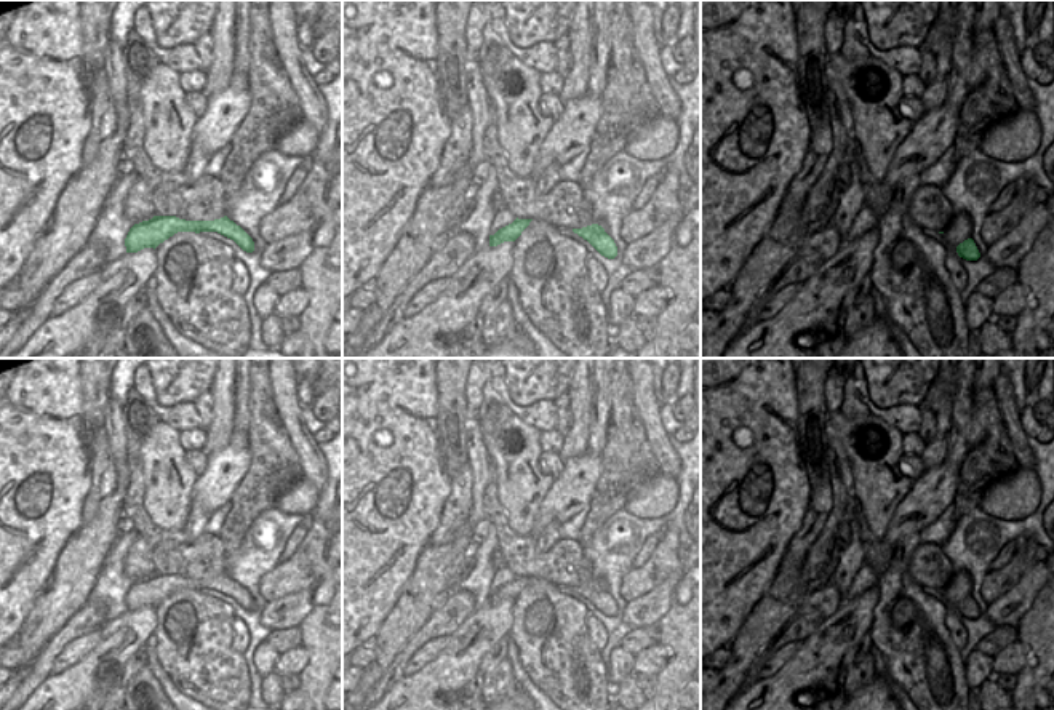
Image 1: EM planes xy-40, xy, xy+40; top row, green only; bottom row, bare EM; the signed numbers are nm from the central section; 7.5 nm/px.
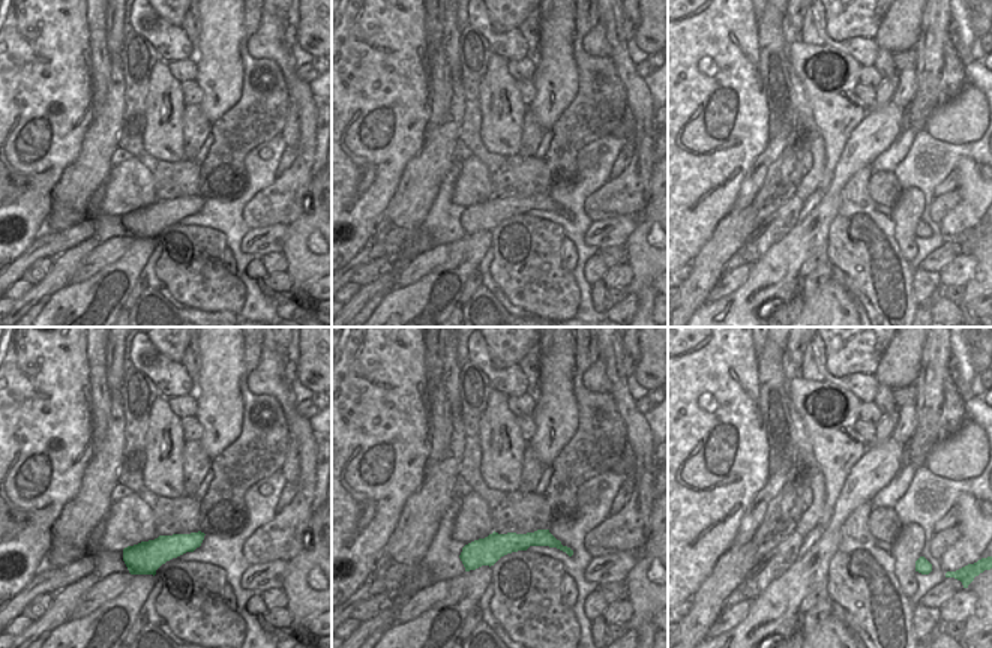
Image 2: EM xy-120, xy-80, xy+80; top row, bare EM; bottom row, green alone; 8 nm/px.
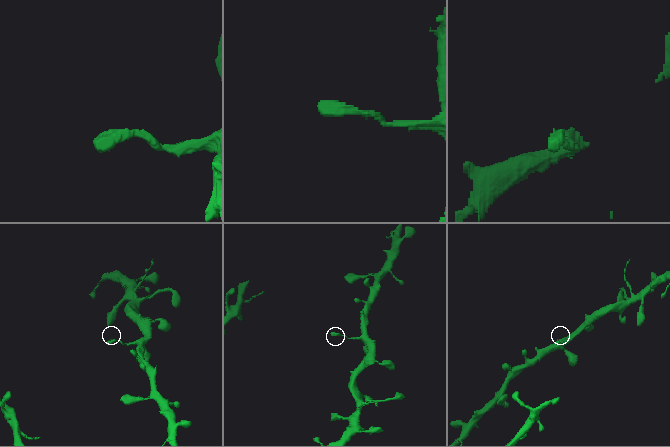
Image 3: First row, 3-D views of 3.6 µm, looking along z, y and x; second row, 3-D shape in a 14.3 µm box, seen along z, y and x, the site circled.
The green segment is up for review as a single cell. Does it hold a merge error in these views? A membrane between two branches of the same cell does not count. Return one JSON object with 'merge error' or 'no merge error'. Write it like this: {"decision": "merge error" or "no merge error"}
{"decision": "no merge error"}

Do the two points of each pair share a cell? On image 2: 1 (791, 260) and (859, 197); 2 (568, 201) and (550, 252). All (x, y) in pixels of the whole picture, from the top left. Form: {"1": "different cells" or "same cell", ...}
{"1": "different cells", "2": "different cells"}

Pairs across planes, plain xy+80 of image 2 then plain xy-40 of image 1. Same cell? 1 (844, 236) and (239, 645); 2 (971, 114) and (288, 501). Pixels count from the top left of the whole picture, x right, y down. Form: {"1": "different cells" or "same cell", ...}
{"1": "different cells", "2": "same cell"}

